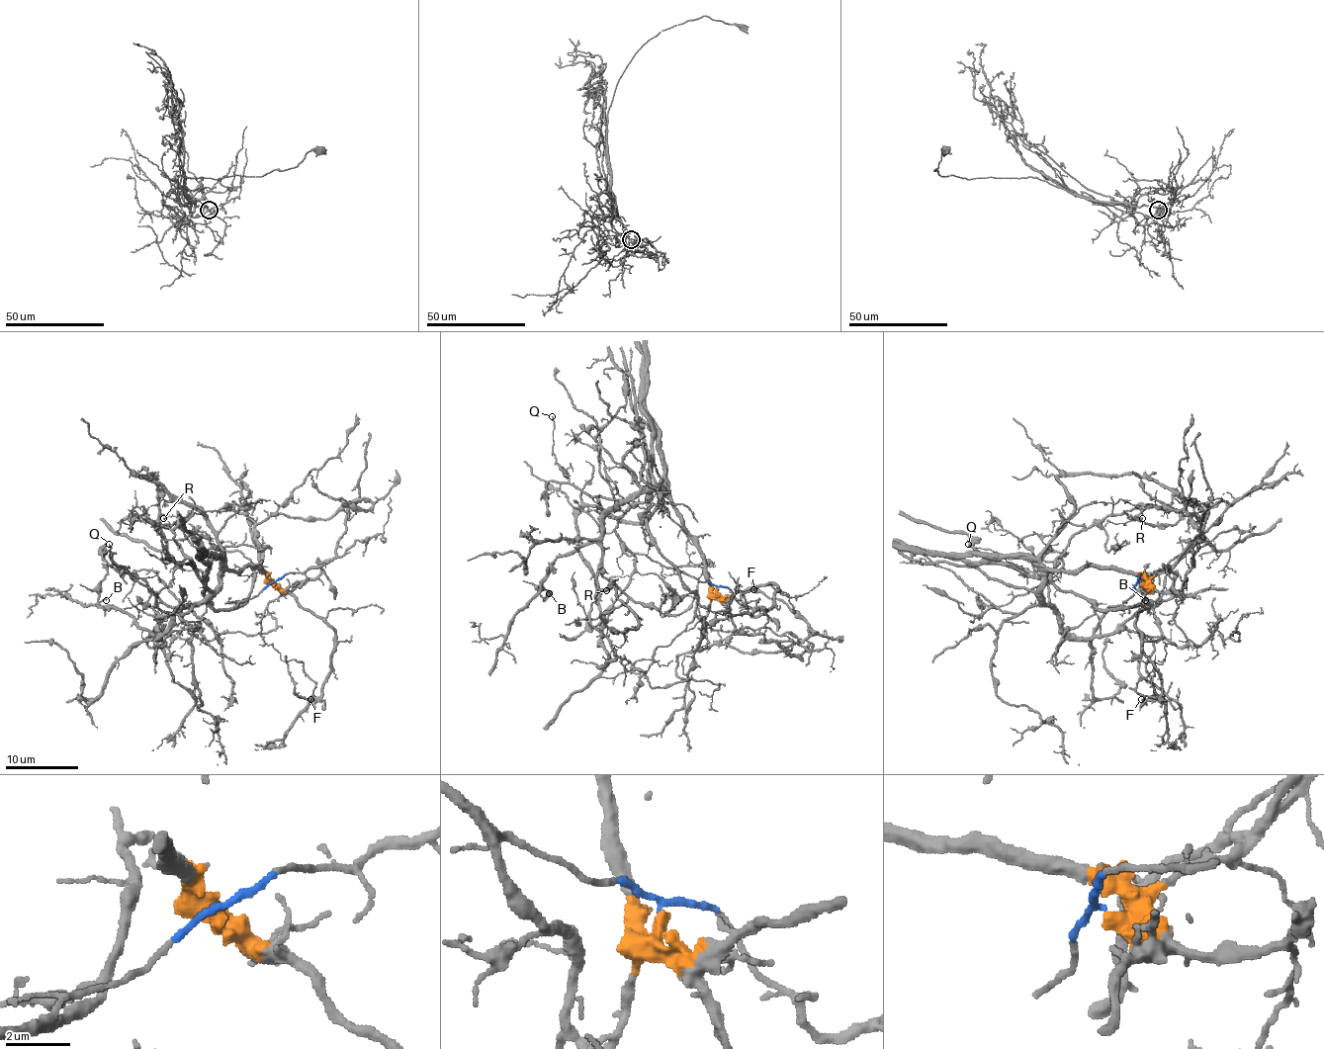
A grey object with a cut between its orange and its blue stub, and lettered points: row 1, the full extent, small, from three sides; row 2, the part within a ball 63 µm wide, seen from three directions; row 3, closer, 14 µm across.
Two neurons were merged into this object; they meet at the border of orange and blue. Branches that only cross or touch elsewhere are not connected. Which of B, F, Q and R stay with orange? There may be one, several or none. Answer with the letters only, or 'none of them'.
B, F, Q

